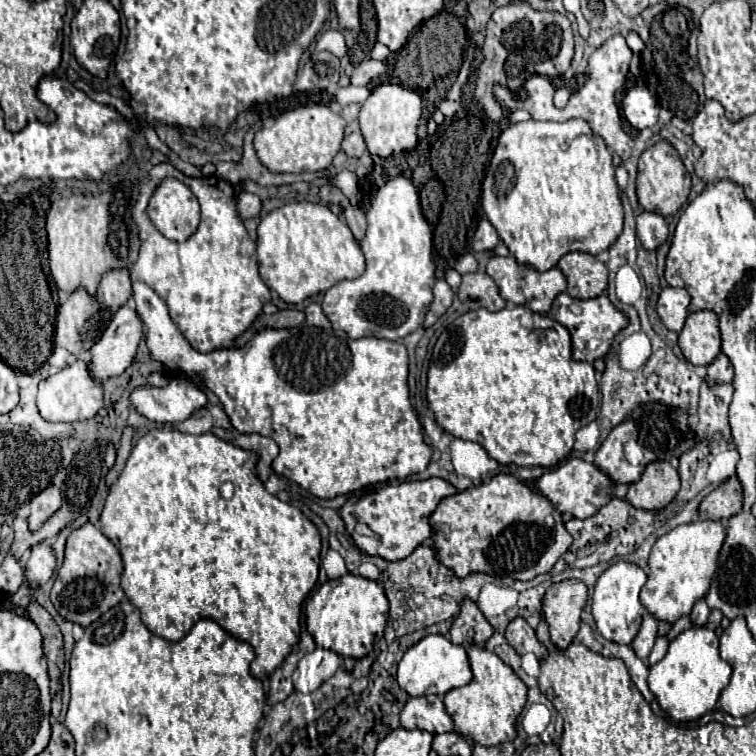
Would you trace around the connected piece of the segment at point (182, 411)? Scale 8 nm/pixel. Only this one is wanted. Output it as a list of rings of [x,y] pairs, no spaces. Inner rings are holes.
[[[176,377],[166,387],[140,385],[130,391],[130,405],[154,423],[180,423],[206,403],[204,391]]]

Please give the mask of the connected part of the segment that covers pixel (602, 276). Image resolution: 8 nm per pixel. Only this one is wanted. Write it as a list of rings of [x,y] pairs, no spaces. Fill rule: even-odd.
[[[574,251],[566,253],[558,261],[558,269],[568,279],[568,293],[574,299],[592,299],[606,291],[608,287],[608,269],[590,253]]]

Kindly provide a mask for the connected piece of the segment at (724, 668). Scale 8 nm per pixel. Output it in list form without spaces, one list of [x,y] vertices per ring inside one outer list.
[[[690,627],[670,641],[666,657],[650,667],[648,687],[660,707],[674,721],[694,721],[716,707],[720,691],[728,685],[732,665],[718,653],[718,637],[710,627]]]

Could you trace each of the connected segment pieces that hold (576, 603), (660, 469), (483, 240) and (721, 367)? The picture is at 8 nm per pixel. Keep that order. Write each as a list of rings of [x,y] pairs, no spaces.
[[[582,579],[552,583],[544,595],[544,619],[550,625],[552,643],[566,649],[580,627],[580,613],[588,599],[588,587]]]
[[[652,461],[646,465],[642,479],[630,483],[626,491],[626,503],[642,511],[662,511],[666,509],[680,489],[680,479],[676,469],[668,461]]]
[[[482,217],[482,221],[476,227],[474,239],[472,239],[472,249],[474,251],[492,251],[498,245],[498,241],[500,241],[500,237],[498,237],[496,229],[490,225],[488,219]]]
[[[720,353],[710,365],[708,365],[708,379],[710,381],[720,381],[720,383],[730,383],[734,377],[734,369],[730,365],[730,359]]]

